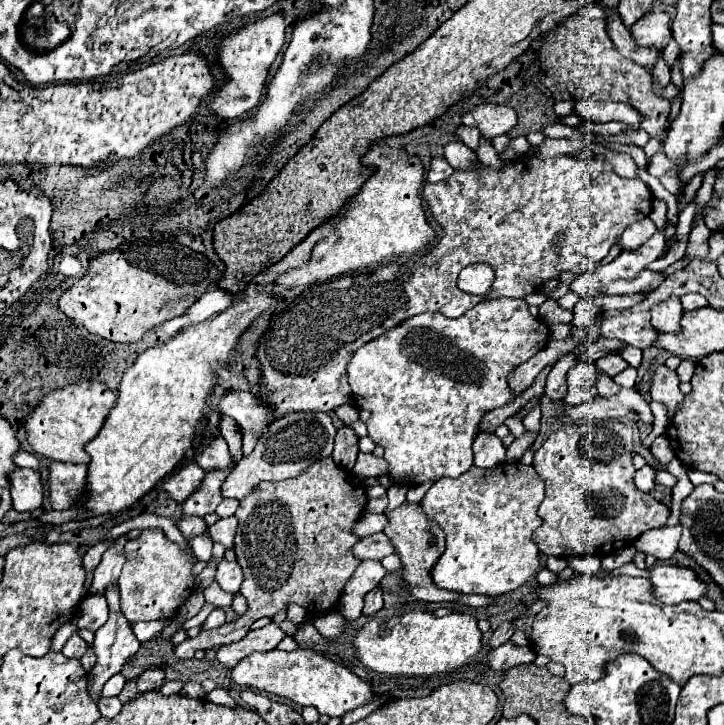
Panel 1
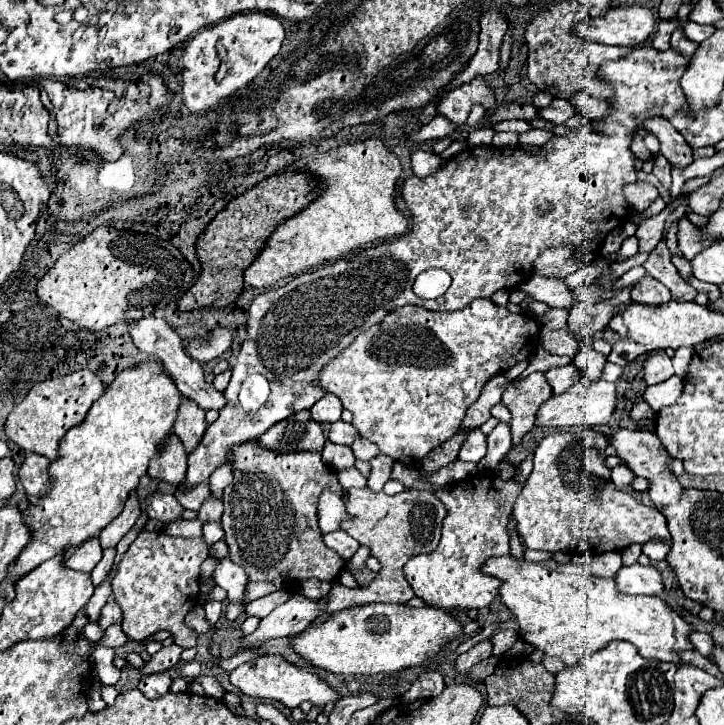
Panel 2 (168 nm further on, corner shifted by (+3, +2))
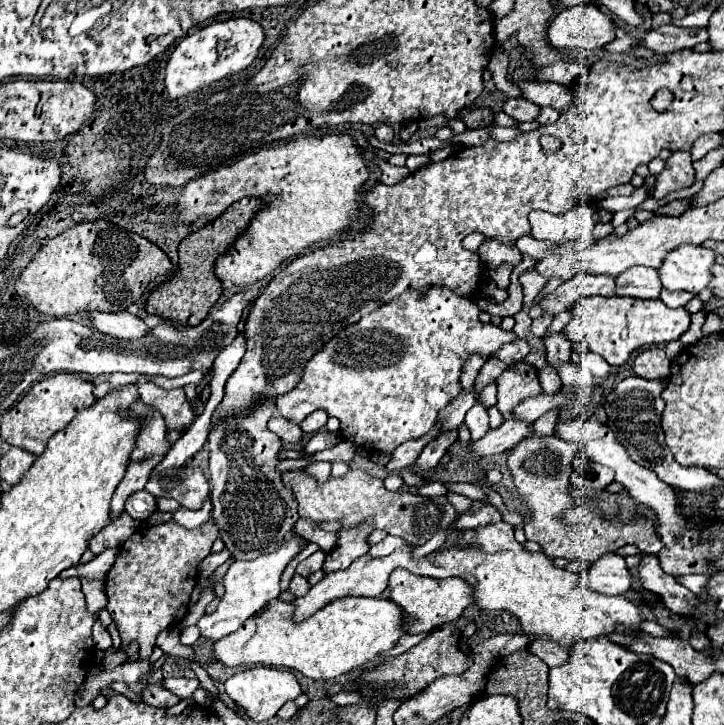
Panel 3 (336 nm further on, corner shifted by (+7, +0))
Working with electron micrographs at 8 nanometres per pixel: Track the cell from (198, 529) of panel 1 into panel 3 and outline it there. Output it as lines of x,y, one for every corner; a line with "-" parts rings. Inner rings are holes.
143,489
143,491
133,493
133,495
127,499
125,511
127,511
133,519
145,521
145,519
149,519
149,517
157,511
157,503
155,503
155,501
157,501
157,499

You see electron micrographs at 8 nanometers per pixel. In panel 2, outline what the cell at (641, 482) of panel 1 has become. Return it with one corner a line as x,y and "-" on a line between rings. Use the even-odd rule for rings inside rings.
617,465
611,469
611,481
619,487
619,489
625,489
629,487
629,483
633,481
633,473
629,473
629,469
625,469
625,465

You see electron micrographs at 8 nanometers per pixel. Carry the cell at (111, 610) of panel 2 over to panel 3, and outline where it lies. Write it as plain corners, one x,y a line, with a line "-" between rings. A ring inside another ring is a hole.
81,579
83,583
83,593
85,593
85,599
87,599
87,611
91,615
99,615
101,609
107,607
109,599
107,599
107,593
105,593
105,581
95,581
95,579

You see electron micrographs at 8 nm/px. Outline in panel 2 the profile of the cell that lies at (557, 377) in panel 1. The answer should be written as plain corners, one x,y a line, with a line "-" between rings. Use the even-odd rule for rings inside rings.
531,373
527,377
521,377
519,381
509,383
501,401
511,411
509,425
513,433
513,445
519,443
525,437
525,433
531,431
537,409
551,395
553,391
549,389
549,383
545,381
545,373

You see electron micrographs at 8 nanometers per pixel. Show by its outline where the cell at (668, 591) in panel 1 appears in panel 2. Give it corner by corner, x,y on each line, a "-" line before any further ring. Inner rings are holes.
639,563
623,565
613,579
617,583
617,591
621,591
621,593
629,593
629,595
661,595
661,593
665,593
661,573
651,565
649,567
643,567

